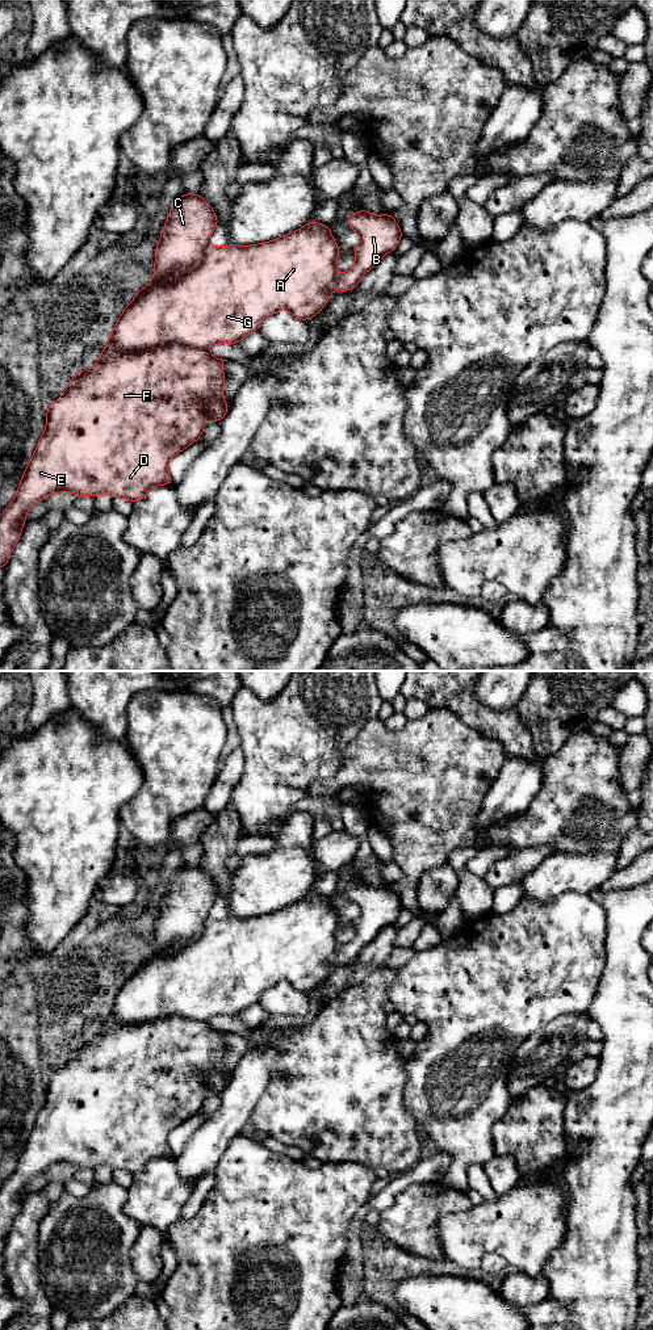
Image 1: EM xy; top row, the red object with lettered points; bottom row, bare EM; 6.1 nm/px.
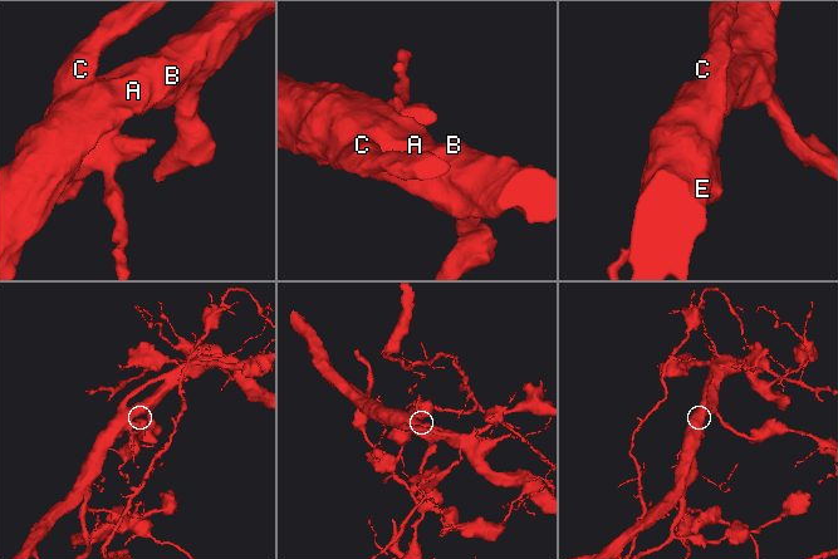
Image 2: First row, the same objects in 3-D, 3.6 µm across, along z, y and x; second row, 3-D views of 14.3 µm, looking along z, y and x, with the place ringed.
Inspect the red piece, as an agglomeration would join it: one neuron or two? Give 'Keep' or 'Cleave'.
Cleave

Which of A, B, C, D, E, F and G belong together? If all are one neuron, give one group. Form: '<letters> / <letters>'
A B G / C D E F

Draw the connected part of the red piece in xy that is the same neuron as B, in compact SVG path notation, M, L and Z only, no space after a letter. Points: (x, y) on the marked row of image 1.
M365 209L355 213L347 226L360 235L355 247L355 264L344 274L336 272L340 248L331 236L331 226L317 221L275 240L252 246L208 244L202 261L162 284L151 282L137 291L114 324L109 341L97 364L109 362L117 354L180 343L184 347L209 349L217 344L238 344L256 332L264 318L286 309L294 318L309 320L328 302L330 293L356 288L361 277L389 252L394 252L403 236L390 213L373 215Z

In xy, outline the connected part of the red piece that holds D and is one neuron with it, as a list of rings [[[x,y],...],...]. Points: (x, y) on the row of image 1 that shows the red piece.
[[[173,343],[145,352],[117,354],[109,362],[89,368],[75,387],[68,389],[46,408],[45,433],[24,471],[16,498],[0,515],[0,567],[9,562],[11,553],[21,537],[26,512],[50,495],[72,492],[95,498],[105,492],[135,503],[152,487],[173,483],[168,474],[169,460],[202,436],[209,419],[219,423],[230,408],[222,398],[225,361],[227,360],[213,357],[208,349]]]

